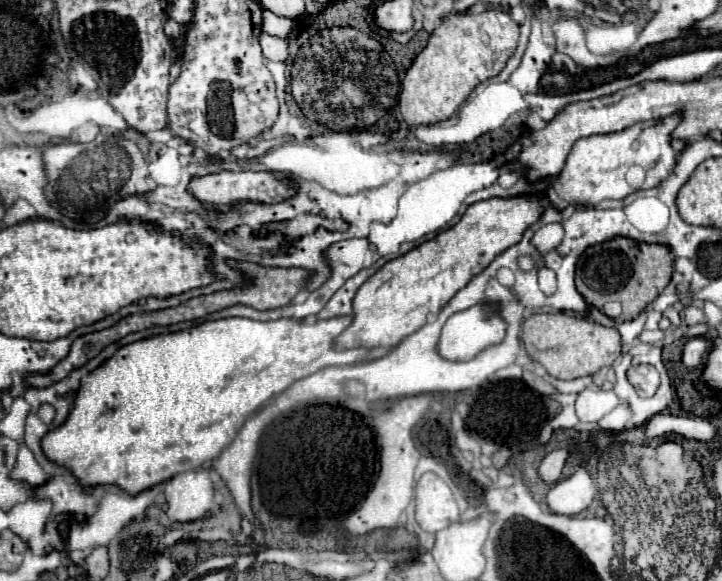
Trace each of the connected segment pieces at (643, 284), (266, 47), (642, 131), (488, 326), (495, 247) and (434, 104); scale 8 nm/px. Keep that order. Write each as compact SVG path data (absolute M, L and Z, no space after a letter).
M616 237L598 245L588 247L576 265L576 289L586 299L588 305L602 311L604 303L620 301L622 315L620 321L630 321L652 303L672 277L674 257L666 245L638 243L626 237Z
M262 33L260 35L260 45L262 45L262 53L264 53L266 59L284 61L288 57L288 43L284 39L270 37L268 33Z
M674 113L670 117L664 117L664 119L658 119L658 121L644 121L644 123L636 123L624 131L618 131L618 133L608 133L608 135L590 135L590 137L584 137L580 139L570 155L568 155L568 161L562 169L562 173L558 177L554 177L552 181L552 187L554 191L558 193L560 199L564 199L568 205L572 207L598 207L602 203L606 203L608 199L610 201L622 201L624 197L628 197L630 193L634 193L638 187L632 187L630 181L626 179L626 173L634 167L634 165L640 165L646 173L646 179L644 183L640 185L640 189L650 189L654 185L660 185L668 175L670 175L670 169L674 169L676 165L676 157L678 157L678 151L674 151L672 147L672 131L680 125L682 121L682 113Z
M494 303L472 305L470 309L454 313L444 323L442 335L438 341L438 353L440 353L440 357L444 357L448 361L470 361L478 353L482 353L482 349L502 343L504 337L506 337L506 321L500 317L498 305L494 305Z
M524 193L506 199L492 197L470 205L456 225L406 255L388 261L358 289L354 297L354 321L338 335L336 347L372 349L398 345L426 323L426 315L440 313L446 301L450 301L458 289L466 287L470 277L482 273L494 257L516 245L524 231L536 223L548 207L554 207L554 203L546 193Z
M504 9L482 13L446 13L428 45L416 55L398 95L398 107L408 125L432 125L456 113L468 93L482 81L496 77L516 51L518 23Z

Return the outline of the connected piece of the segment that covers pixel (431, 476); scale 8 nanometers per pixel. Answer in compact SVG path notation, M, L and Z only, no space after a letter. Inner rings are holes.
M424 473L416 485L418 525L428 533L436 533L458 519L460 511L452 489L436 473Z

